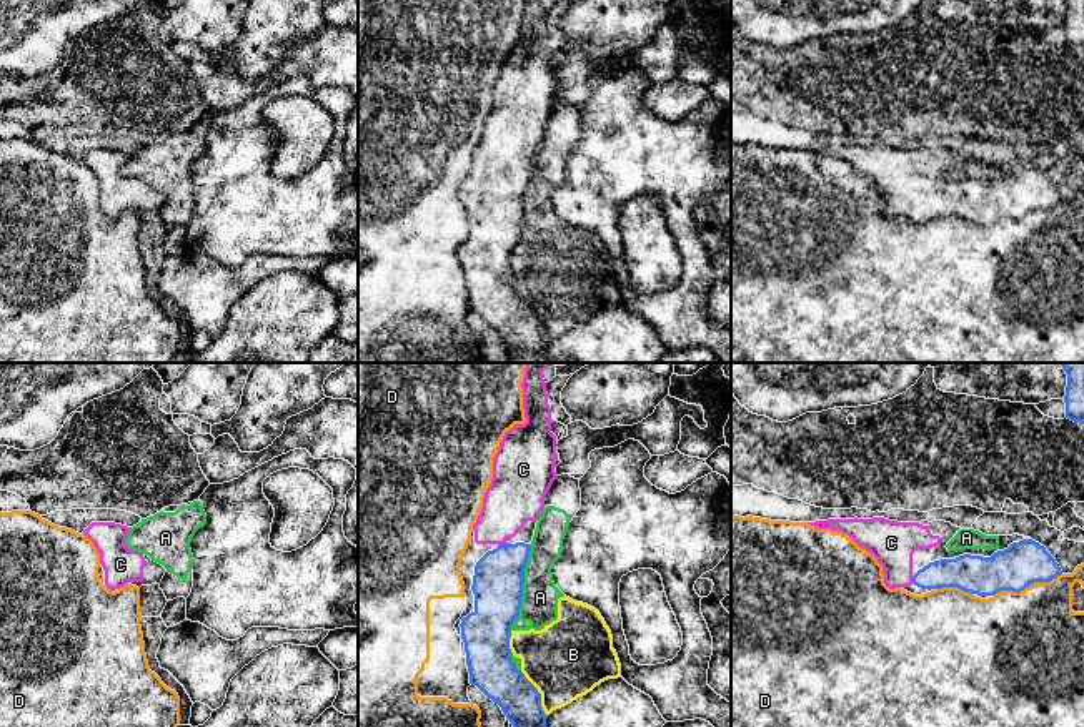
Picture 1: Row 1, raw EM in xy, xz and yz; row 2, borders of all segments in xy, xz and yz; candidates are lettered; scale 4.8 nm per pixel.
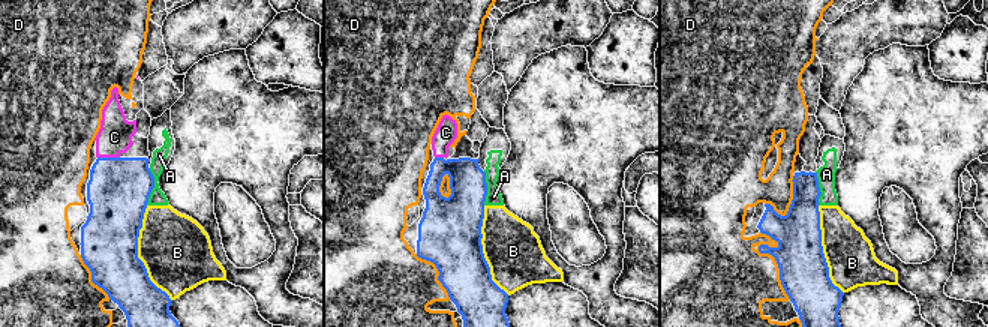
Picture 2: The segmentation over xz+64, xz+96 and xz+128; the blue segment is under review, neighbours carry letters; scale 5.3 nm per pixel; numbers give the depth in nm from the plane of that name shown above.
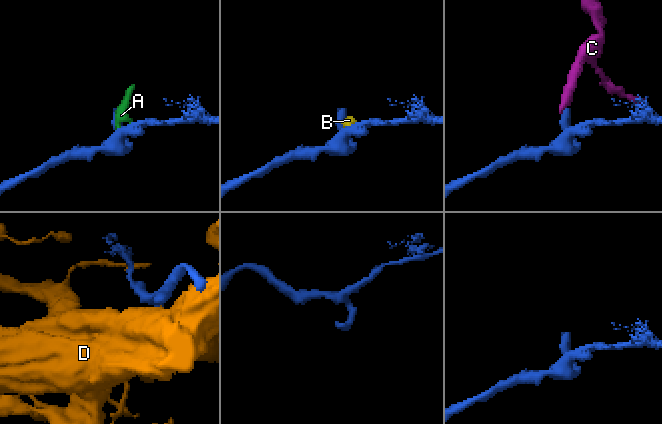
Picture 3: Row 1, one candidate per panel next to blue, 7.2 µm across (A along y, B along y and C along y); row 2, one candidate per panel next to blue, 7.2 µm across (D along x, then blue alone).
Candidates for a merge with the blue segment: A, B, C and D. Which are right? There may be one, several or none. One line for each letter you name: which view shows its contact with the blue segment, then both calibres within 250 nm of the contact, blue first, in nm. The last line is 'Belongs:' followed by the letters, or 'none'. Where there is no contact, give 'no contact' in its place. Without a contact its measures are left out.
C: meets blue in xz; 240 nm thick on the blue side, 280 nm on the other
Belongs: C

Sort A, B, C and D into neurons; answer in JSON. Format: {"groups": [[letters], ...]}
{"groups": [["A", "B"], ["C"], ["D"]]}

